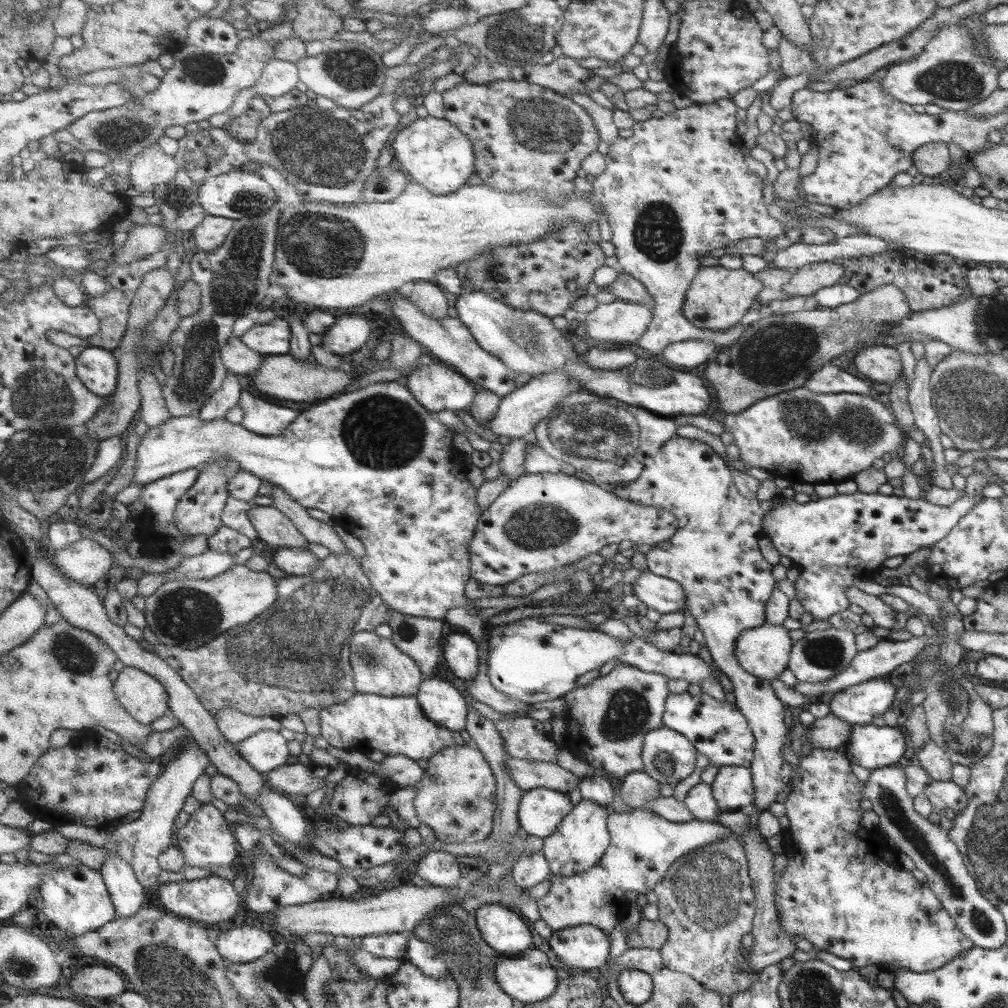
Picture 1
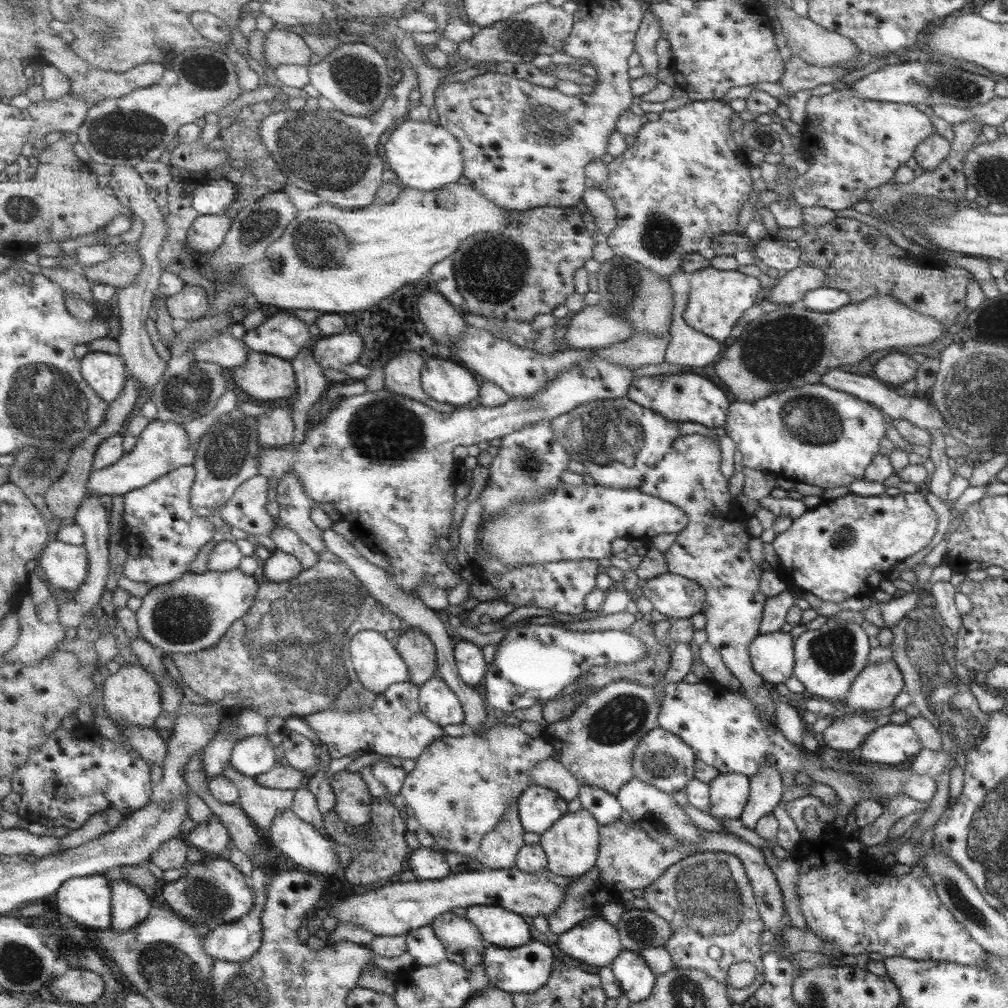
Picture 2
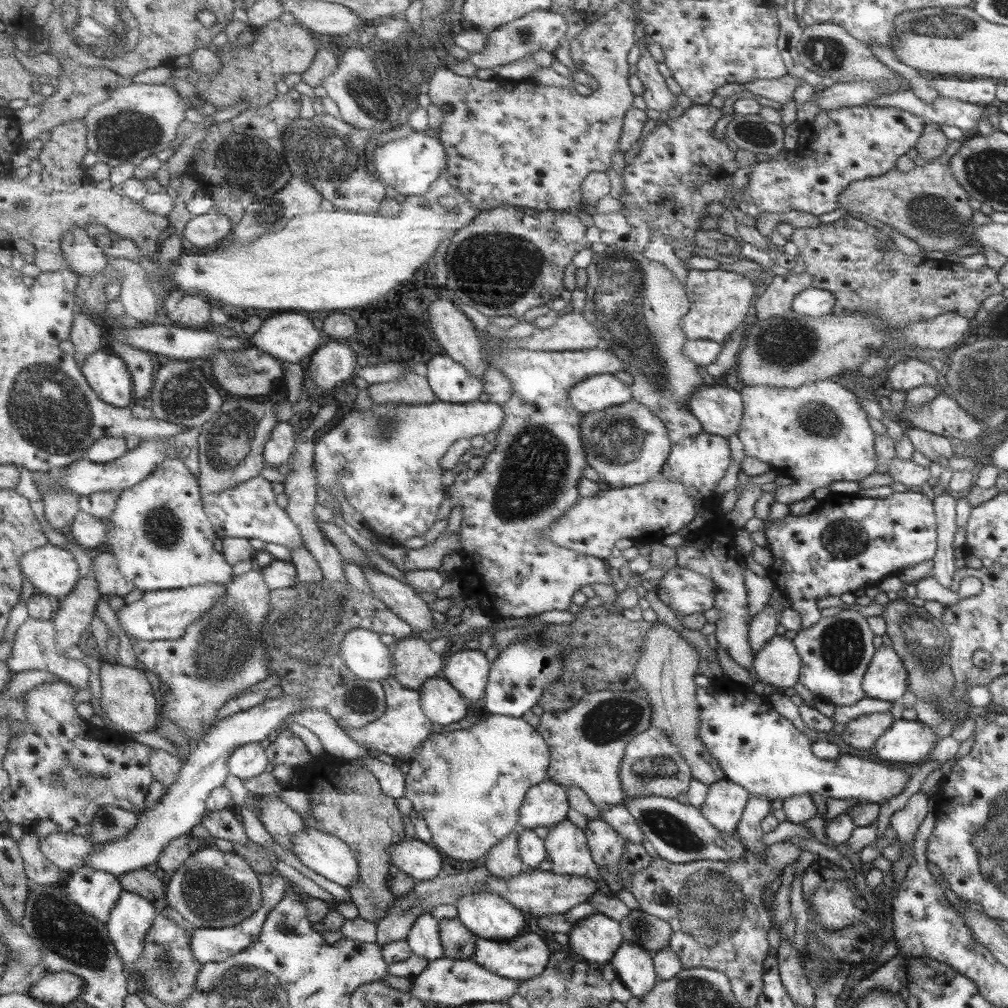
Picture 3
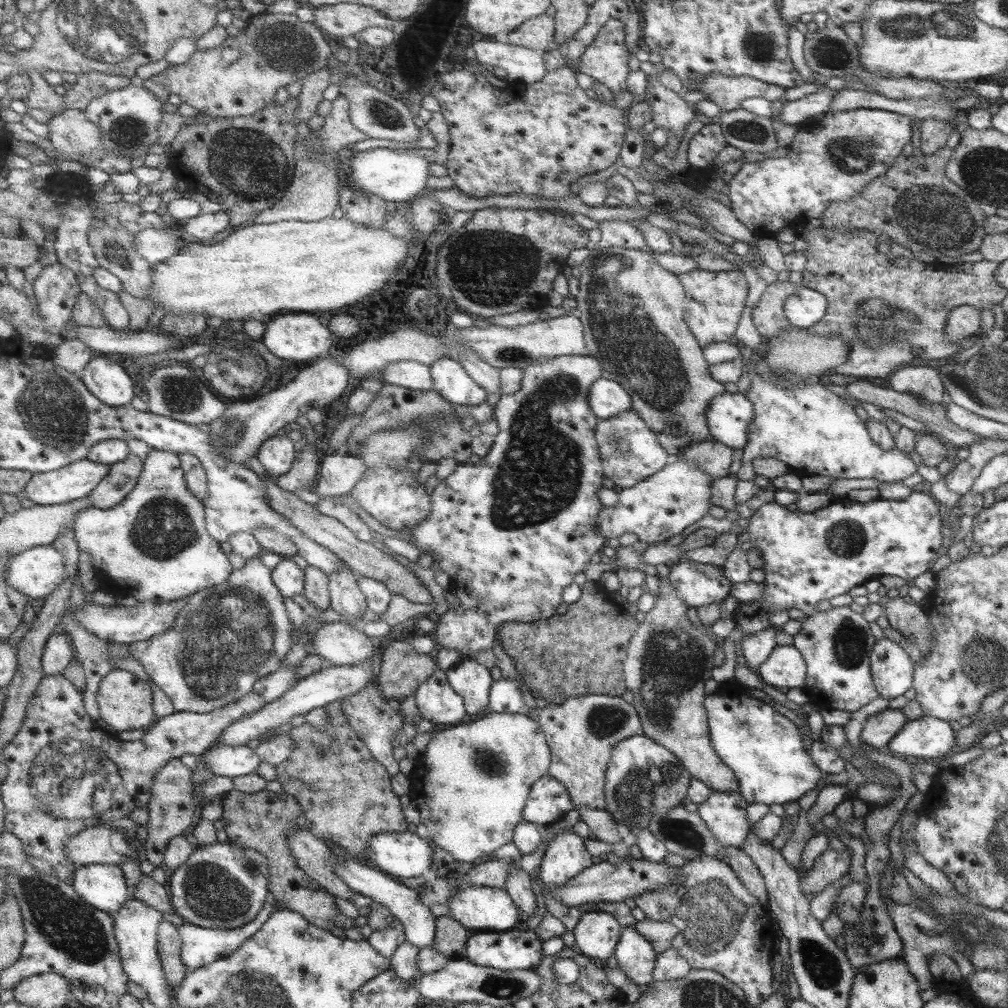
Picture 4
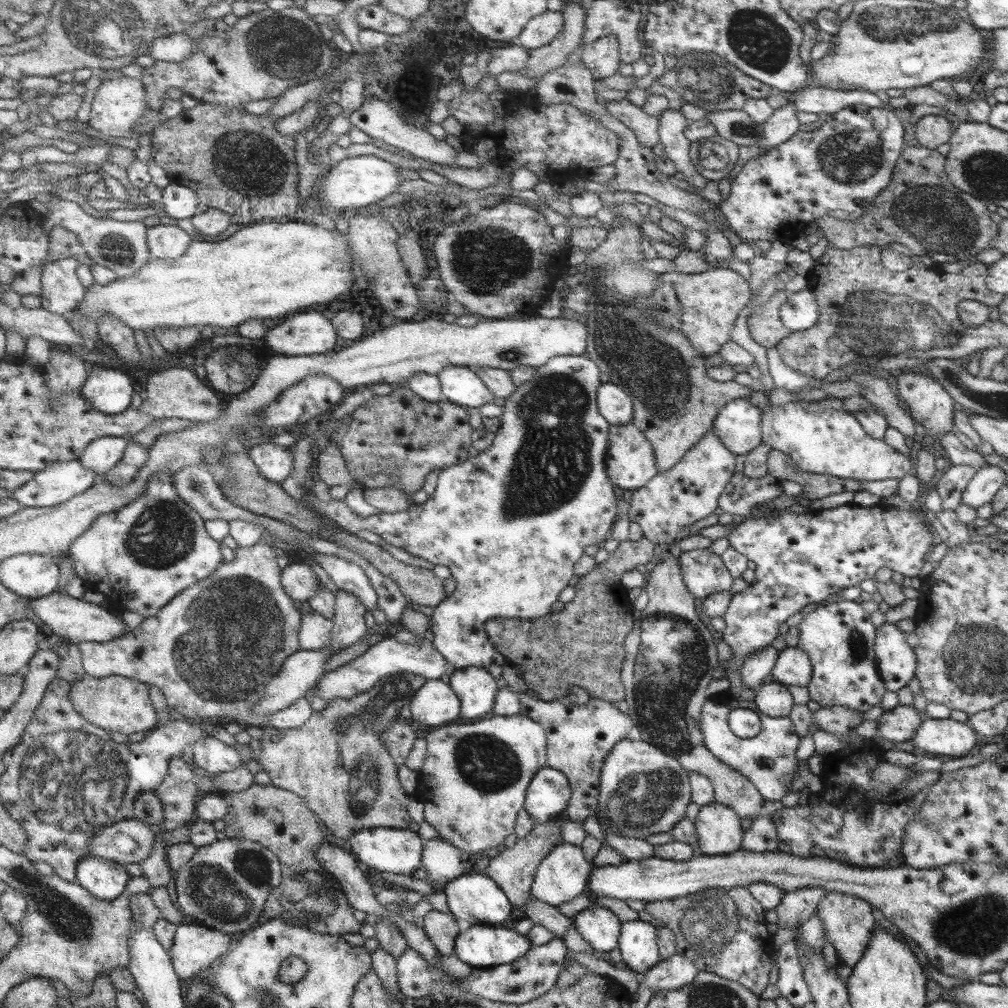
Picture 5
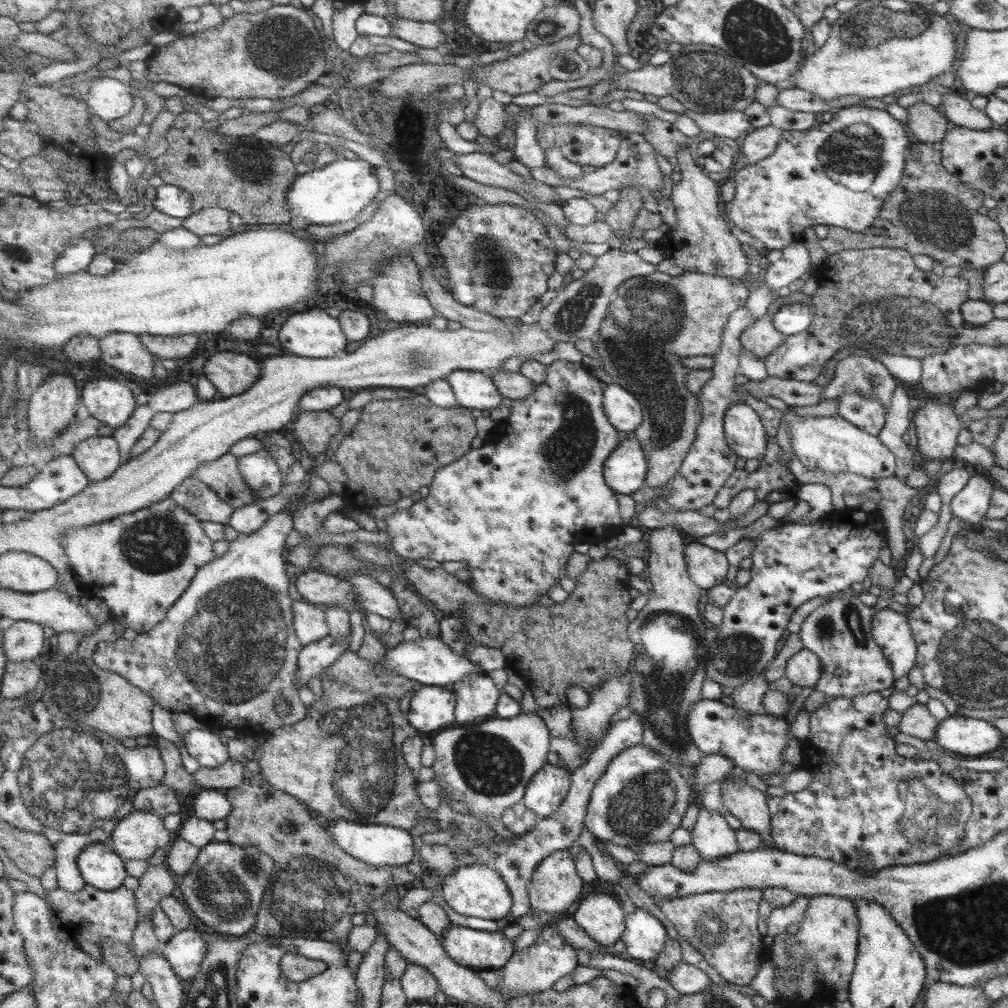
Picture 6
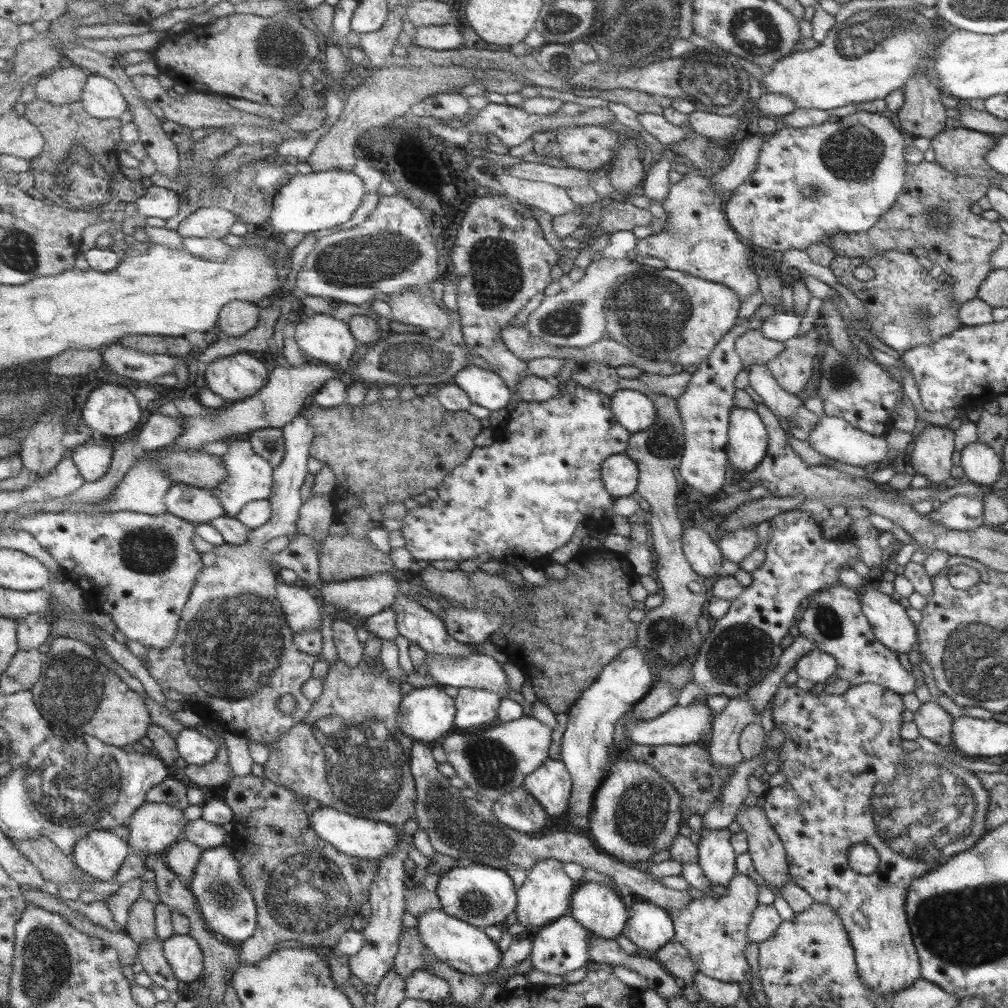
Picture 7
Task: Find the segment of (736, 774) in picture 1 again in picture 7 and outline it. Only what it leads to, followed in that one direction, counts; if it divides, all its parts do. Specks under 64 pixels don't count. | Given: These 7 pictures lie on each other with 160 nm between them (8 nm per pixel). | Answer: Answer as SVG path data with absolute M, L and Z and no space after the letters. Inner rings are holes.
M728 829L724 830L702 830L701 841L698 842L698 864L703 874L712 885L728 886L737 873L737 852L733 849L732 835Z

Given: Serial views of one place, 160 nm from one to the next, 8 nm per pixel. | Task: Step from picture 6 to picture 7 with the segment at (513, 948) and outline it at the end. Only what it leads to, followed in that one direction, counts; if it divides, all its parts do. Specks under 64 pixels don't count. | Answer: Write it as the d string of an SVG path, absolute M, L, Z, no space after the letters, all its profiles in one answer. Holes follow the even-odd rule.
M443 909L428 911L424 917L420 917L420 925L417 928L423 934L425 943L439 960L466 975L477 977L494 973L501 968L505 952L502 952L498 941L492 940L486 934L486 927L474 926L473 923L456 918Z

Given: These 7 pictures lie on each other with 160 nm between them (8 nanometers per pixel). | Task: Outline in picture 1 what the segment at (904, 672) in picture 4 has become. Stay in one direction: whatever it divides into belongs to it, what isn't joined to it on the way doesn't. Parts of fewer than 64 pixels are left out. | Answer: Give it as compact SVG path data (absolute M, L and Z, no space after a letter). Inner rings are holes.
M888 679L866 680L841 690L827 699L832 714L852 725L867 725L890 710L895 702L896 688Z

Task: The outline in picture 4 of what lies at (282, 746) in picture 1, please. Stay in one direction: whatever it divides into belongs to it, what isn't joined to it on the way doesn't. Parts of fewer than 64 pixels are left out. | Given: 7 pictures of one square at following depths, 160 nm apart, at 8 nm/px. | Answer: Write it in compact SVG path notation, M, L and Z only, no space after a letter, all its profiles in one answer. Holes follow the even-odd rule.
M218 744L211 747L204 755L197 757L200 762L208 763L216 774L229 776L233 780L256 774L263 761L263 756L260 756L257 749L248 745Z

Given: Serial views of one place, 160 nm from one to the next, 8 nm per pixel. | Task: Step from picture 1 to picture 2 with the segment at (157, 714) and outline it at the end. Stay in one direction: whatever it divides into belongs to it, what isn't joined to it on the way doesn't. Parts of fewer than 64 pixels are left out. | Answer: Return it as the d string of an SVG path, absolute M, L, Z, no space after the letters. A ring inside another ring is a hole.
M128 663L118 673L108 677L104 682L104 700L112 718L127 725L138 725L139 727L157 726L157 720L165 713L163 686L158 682L154 674L142 664Z

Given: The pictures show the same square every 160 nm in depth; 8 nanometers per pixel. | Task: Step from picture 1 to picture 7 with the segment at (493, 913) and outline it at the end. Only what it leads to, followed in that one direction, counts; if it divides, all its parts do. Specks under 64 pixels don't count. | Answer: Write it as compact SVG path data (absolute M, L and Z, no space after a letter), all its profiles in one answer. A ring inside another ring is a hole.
M480 864L453 869L440 882L438 892L446 913L479 927L506 922L519 906L519 889L509 872Z

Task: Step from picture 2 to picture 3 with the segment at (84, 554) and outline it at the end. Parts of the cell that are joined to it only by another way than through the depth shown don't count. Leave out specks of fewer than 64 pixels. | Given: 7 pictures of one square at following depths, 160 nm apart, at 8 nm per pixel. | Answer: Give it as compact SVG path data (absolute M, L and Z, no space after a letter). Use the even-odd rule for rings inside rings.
M51 543L26 554L23 559L23 569L37 592L50 595L57 601L70 596L83 578L82 568L80 568L76 556L69 549L60 548Z

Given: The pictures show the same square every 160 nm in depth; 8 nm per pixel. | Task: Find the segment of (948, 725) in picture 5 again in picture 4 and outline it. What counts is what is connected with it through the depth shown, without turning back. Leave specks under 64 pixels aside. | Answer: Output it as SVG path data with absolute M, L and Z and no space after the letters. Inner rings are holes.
M921 716L911 720L888 744L888 750L896 756L939 758L950 746L954 746L952 728L940 718Z

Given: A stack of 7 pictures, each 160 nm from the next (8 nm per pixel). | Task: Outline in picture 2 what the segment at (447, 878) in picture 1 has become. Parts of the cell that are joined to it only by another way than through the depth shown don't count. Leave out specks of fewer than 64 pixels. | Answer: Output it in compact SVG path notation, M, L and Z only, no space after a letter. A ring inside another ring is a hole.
M422 849L413 850L410 854L408 867L419 880L438 881L452 875L452 866L445 860L443 850Z

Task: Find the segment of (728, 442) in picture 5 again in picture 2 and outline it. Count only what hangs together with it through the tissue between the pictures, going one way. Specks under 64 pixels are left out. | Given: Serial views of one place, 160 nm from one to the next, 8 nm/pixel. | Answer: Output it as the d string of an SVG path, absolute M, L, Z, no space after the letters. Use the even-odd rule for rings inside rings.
M691 369L684 370L684 374L644 376L639 380L635 379L630 384L626 397L676 423L694 422L715 429L724 426L729 416L730 404L724 392L718 386L714 386L710 380L698 374L692 374Z

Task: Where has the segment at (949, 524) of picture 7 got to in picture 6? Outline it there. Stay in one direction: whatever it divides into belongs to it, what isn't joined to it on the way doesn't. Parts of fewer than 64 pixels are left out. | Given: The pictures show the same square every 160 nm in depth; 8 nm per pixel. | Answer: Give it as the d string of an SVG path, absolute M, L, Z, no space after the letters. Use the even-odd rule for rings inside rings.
M974 471L964 489L952 499L950 510L953 517L966 521L967 528L980 525L980 520L987 516L993 491L994 484L988 477Z

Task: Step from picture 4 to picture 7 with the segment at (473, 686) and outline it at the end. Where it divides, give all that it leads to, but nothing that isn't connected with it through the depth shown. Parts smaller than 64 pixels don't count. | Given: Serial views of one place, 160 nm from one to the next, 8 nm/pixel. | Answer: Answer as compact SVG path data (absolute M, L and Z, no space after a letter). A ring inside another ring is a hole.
M465 688L459 689L457 696L459 731L486 728L488 722L498 720L503 696L493 690Z

